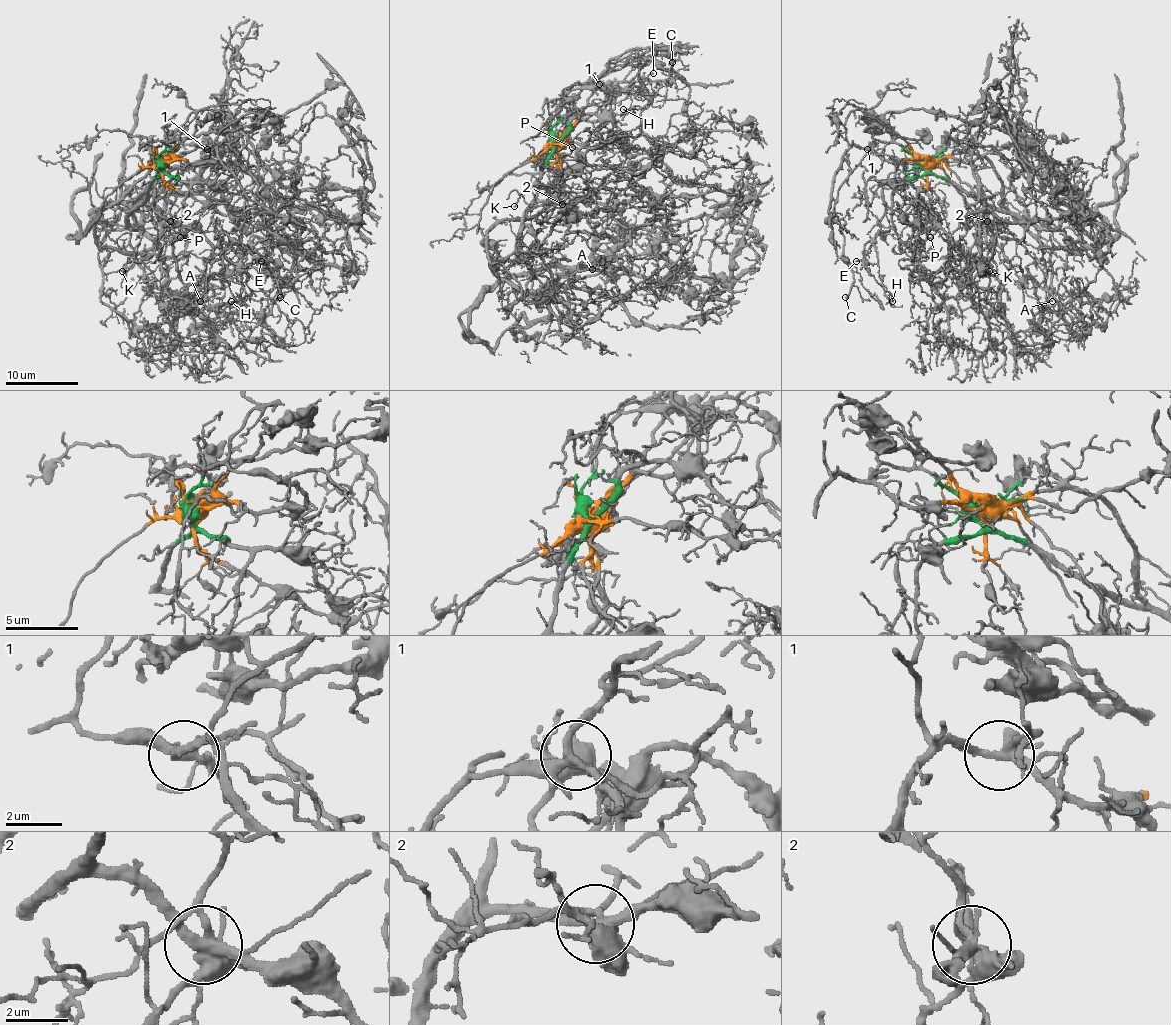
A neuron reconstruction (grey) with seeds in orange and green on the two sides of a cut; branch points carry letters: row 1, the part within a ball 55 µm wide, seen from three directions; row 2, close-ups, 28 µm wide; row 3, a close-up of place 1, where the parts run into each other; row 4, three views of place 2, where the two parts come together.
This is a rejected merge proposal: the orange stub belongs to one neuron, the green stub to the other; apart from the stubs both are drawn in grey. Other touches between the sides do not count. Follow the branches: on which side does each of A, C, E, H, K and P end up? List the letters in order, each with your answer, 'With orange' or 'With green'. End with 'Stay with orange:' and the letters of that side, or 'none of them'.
A: With green
C: With orange
E: With green
H: With green
K: With orange
P: With green
Stay with orange: C, K

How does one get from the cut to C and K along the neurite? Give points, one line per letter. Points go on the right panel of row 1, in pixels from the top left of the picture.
C: (923, 165), (883, 161), (854, 145), (845, 154), (832, 183), (843, 260), (854, 274), (845, 298)
K: (923, 165), (943, 161), (985, 209), (989, 225), (976, 238), (969, 258), (978, 258), (981, 267), (989, 271)

